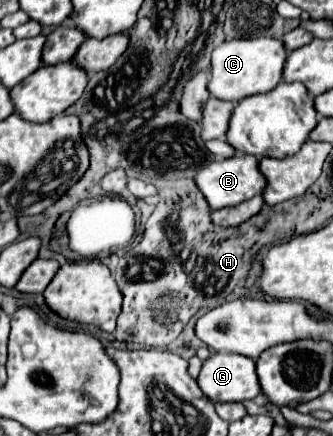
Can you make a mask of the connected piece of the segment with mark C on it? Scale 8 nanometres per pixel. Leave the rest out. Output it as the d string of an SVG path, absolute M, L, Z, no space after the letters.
M254 37L254 39L236 39L222 43L212 53L212 77L208 83L208 91L212 97L220 101L234 101L234 103L250 95L268 93L282 81L284 61L286 61L286 51L280 39Z

